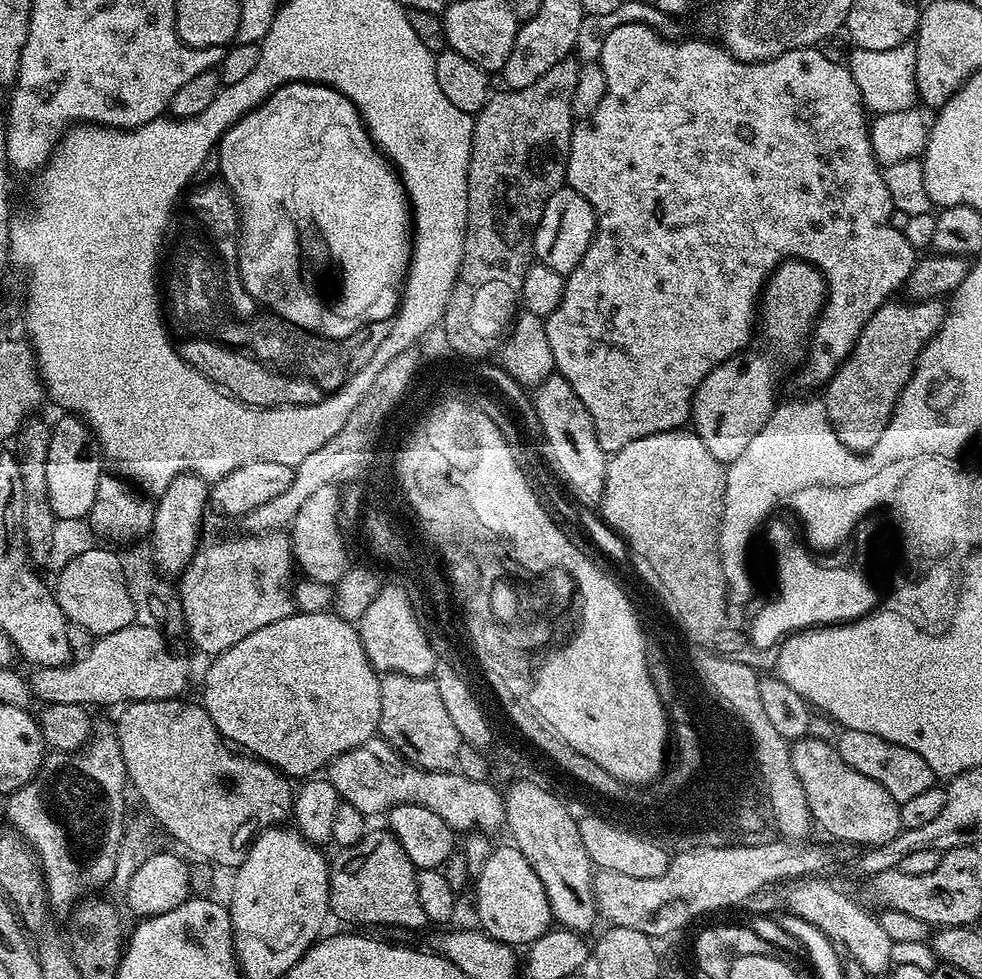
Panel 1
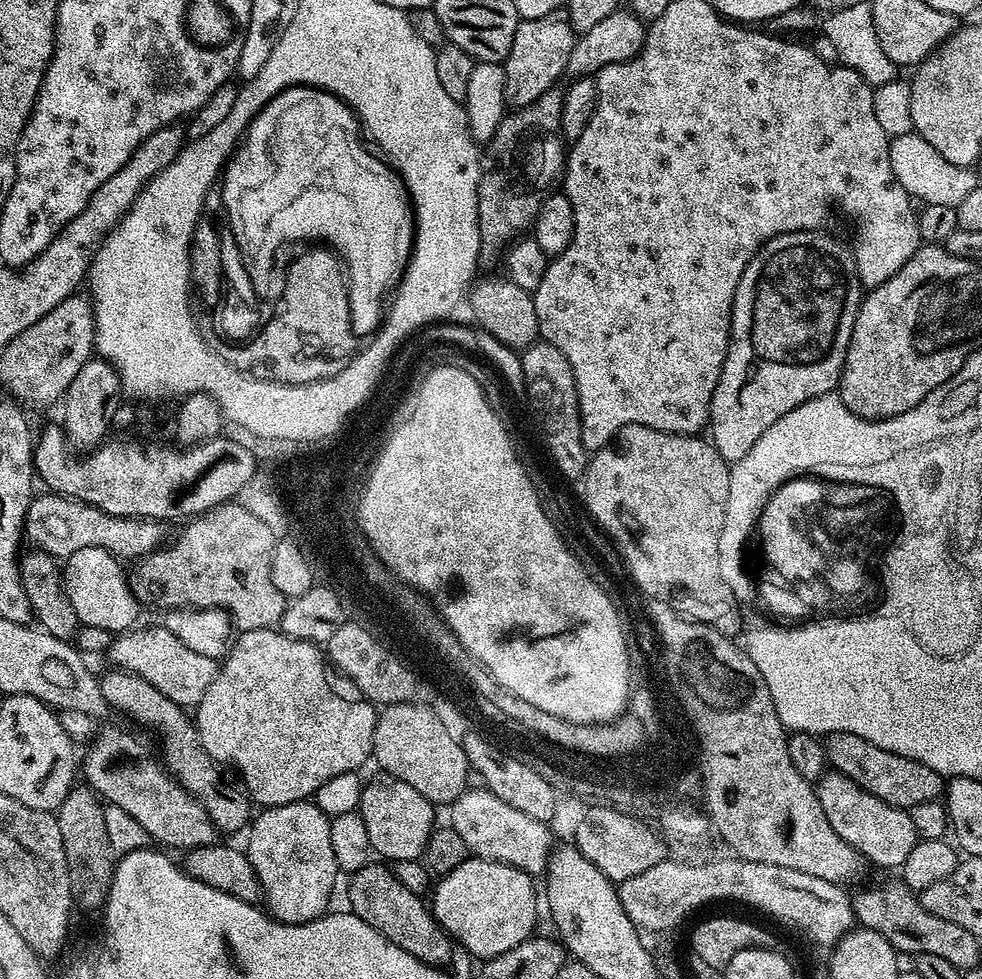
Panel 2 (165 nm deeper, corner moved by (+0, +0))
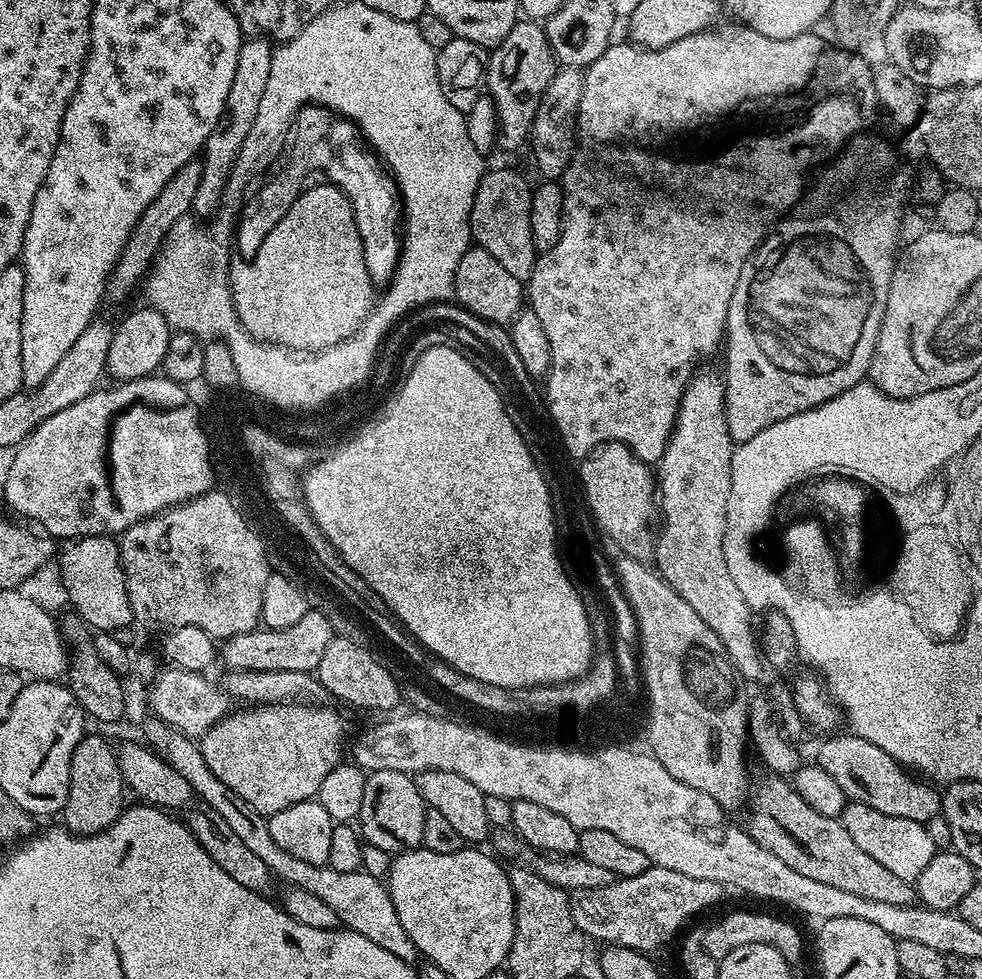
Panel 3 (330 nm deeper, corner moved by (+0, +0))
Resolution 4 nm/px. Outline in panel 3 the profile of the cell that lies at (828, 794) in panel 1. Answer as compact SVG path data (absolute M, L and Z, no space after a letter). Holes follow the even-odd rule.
M849 803L839 821L843 824L846 834L854 838L854 846L866 850L874 862L886 866L897 878L915 882L937 854L934 842L930 842L930 834L926 834L924 825L910 822L910 818L890 818L890 814L881 814L870 806Z

